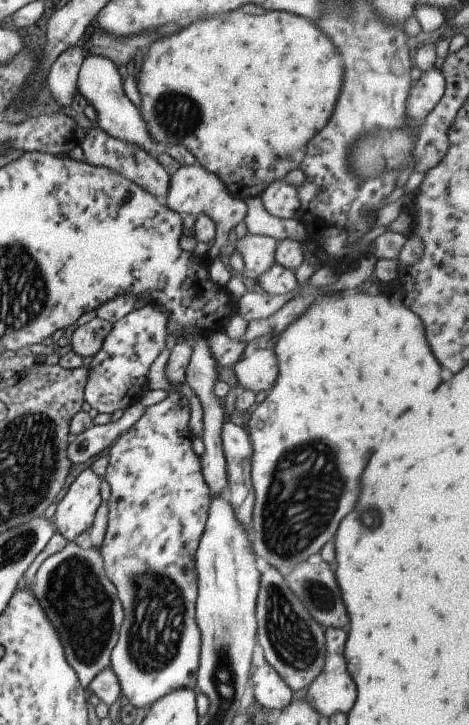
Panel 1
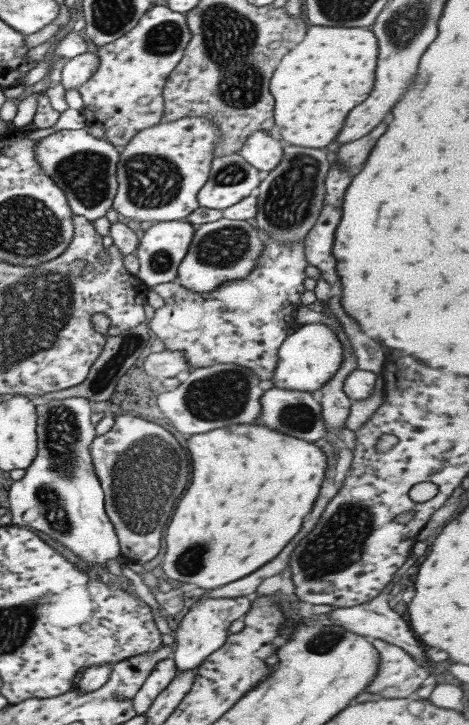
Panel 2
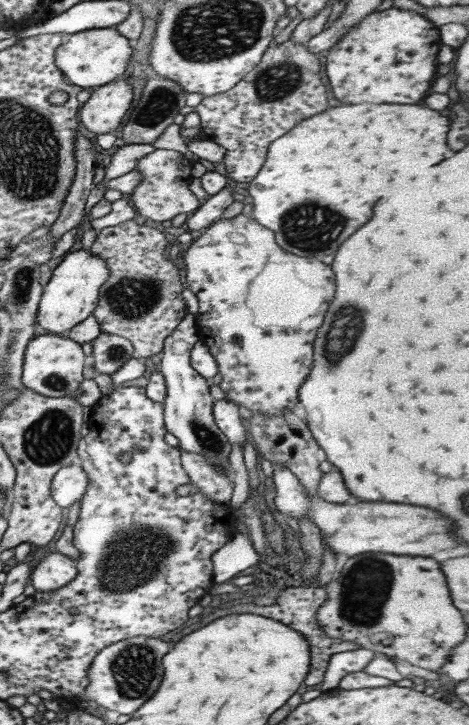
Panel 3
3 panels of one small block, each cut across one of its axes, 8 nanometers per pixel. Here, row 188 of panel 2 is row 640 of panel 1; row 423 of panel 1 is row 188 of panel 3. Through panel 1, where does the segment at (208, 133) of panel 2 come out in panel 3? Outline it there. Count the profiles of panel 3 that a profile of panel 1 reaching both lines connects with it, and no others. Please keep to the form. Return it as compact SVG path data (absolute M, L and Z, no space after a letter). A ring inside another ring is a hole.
M175 150L149 152L136 163L135 171L141 173L141 182L131 190L129 203L135 212L155 222L171 220L177 214L193 212L199 206L198 199L189 191L191 162Z

